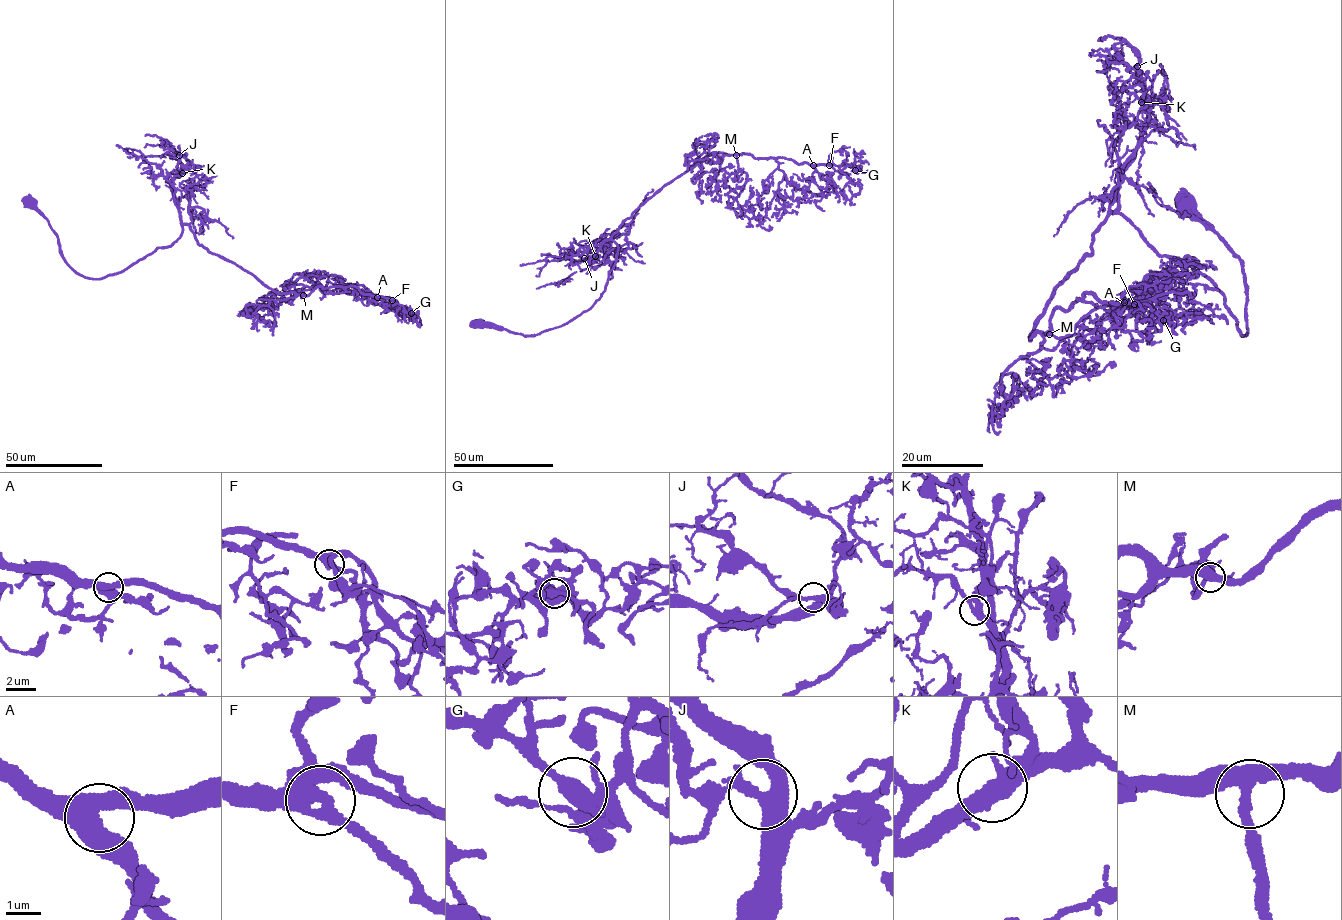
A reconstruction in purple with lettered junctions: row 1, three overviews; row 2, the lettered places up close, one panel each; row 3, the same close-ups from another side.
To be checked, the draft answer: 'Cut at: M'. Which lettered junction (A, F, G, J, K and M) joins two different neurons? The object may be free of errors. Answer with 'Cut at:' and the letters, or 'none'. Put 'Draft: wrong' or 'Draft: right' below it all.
Cut at: none
Draft: wrong

